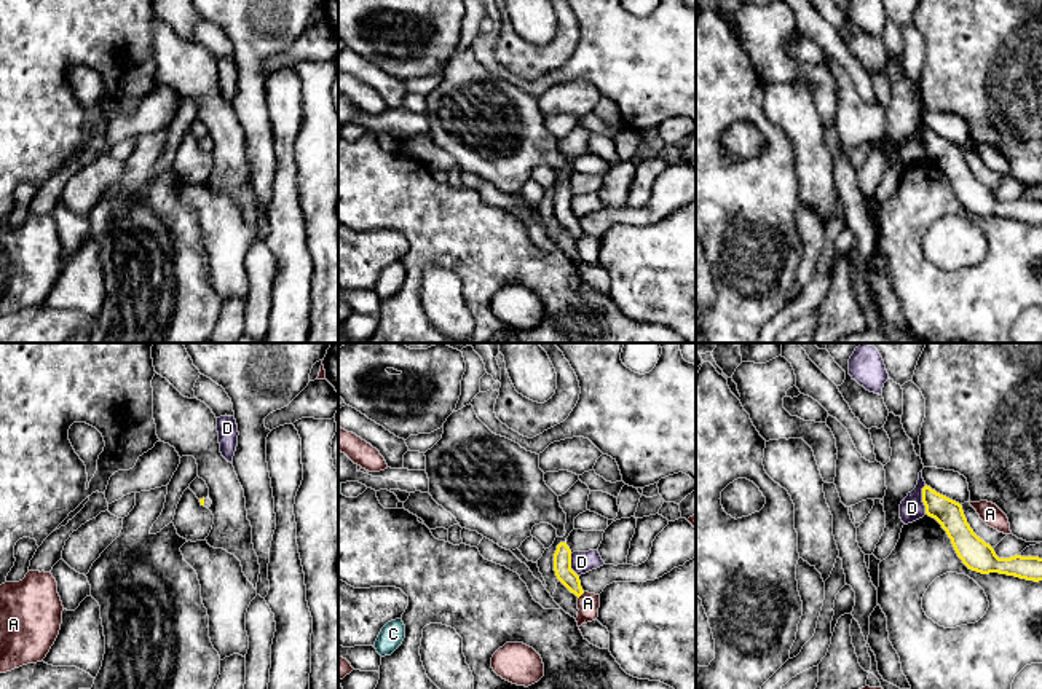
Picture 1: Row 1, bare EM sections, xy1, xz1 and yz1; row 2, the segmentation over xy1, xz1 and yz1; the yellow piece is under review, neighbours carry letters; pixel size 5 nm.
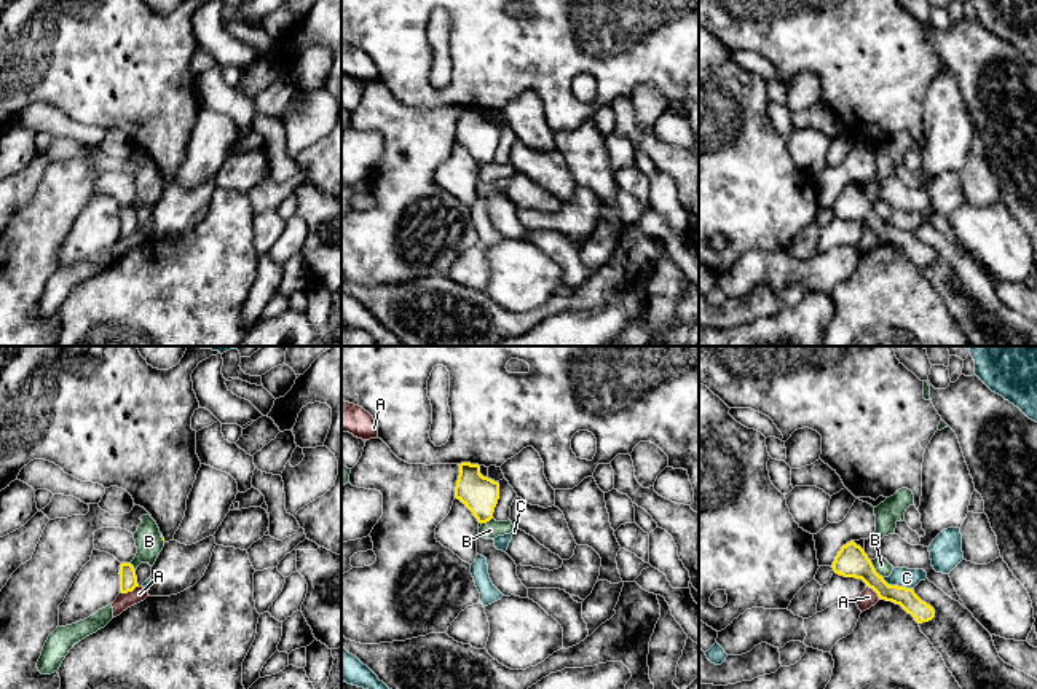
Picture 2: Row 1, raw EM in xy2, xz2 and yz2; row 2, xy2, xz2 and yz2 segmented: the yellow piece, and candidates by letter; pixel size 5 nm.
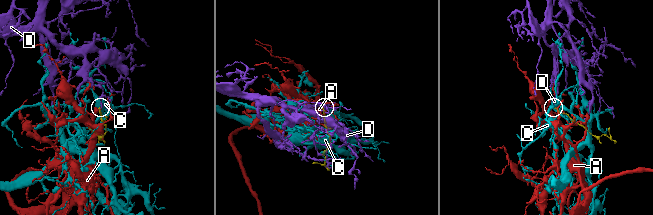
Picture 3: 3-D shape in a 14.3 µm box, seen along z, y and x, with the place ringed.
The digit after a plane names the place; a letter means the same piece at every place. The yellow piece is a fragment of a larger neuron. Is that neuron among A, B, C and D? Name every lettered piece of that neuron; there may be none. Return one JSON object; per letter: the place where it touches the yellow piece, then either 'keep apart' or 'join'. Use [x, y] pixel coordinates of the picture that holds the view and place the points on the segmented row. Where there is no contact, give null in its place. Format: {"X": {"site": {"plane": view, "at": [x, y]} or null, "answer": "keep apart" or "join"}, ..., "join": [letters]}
{"A": {"site": {"plane": "xy2", "at": [128, 590]}, "answer": "keep apart"}, "B": {"site": {"plane": "yz2", "at": [875, 570]}, "answer": "keep apart"}, "C": {"site": {"plane": "yz2", "at": [897, 586]}, "answer": "keep apart"}, "D": {"site": {"plane": "yz1", "at": [923, 500]}, "answer": "keep apart"}, "join": []}

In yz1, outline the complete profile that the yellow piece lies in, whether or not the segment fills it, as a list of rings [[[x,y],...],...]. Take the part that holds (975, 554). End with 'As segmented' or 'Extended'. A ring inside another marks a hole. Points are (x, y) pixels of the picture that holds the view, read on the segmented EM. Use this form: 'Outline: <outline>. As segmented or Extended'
Outline: [[[930,486],[922,488],[926,514],[935,518],[946,531],[962,563],[977,573],[999,573],[1026,581],[1042,581],[1042,558],[1015,555],[999,558],[994,549],[980,539],[964,515],[962,506]]]. As segmented

